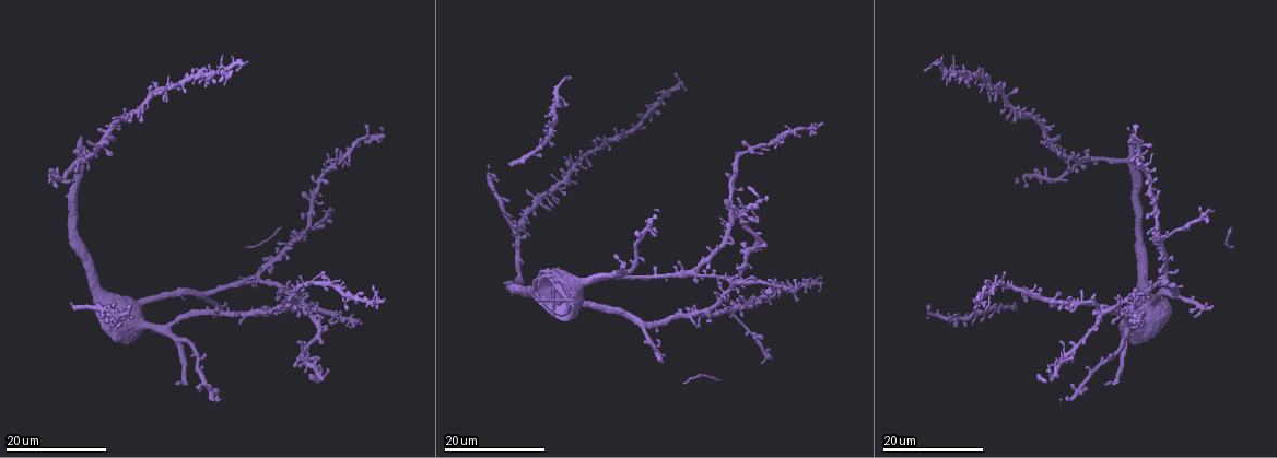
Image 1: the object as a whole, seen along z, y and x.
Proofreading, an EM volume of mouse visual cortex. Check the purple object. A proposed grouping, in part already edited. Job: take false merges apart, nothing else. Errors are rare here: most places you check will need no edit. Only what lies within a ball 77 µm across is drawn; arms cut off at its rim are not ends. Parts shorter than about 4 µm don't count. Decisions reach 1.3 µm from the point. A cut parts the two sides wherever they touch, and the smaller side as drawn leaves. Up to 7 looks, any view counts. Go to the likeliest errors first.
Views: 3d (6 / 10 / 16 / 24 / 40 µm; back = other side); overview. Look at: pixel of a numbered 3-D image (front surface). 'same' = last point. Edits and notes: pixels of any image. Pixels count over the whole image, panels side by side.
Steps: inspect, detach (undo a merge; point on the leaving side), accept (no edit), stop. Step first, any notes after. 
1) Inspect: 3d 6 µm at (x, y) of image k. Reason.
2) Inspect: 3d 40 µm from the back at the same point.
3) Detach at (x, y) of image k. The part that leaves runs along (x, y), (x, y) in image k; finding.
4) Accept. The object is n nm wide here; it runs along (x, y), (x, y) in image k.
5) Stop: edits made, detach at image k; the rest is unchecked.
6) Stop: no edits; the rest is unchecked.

Inspect: 3d 24 µm at (742, 284) of image 1.

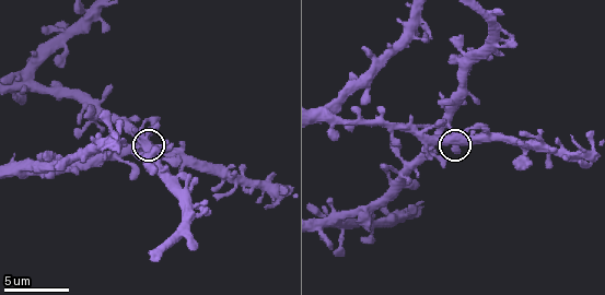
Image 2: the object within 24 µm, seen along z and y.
Inspect: 3d 10 µm at the same point.

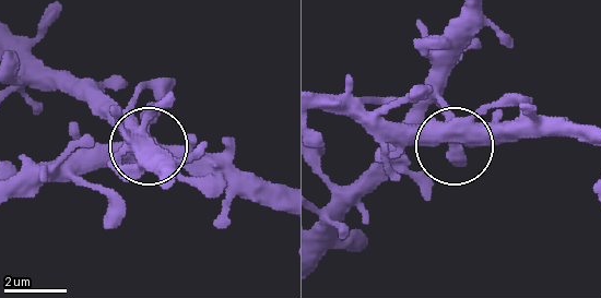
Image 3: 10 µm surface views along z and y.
Accept. 4 arms meet here; all the same cell.

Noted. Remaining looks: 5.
Inspect: 3d 24 µm at (342, 294) of image 1.

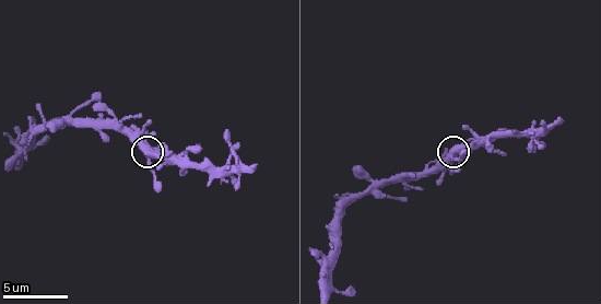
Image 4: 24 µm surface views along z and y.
Inspect: 3d 6 µm at the same point. Zoom in.

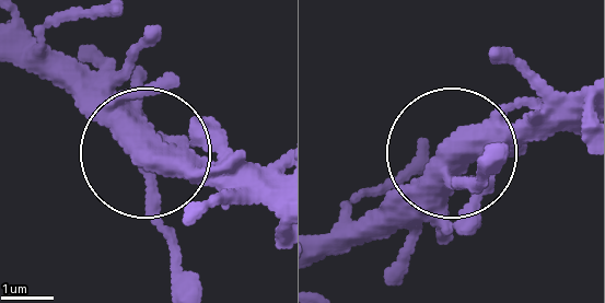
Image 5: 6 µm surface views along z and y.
Accept. It runs along (325, 258), (364, 241), (443, 162), (481, 175) in image 5; one cell here.

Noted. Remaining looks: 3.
Inspect: 3d 16 µm at (518, 223) of image 1.

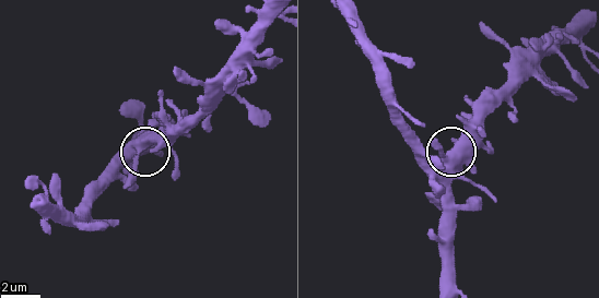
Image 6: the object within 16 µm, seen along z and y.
Inspect: 3d 10 µm at (451, 157) of image 6.

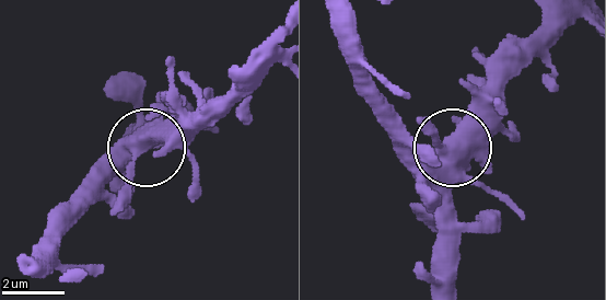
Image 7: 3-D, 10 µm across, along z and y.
Accept. The object is 570 nm wide here; all the same cell.

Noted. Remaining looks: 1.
Stop: no edits; the rest is unchecked.

